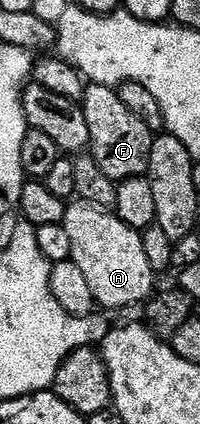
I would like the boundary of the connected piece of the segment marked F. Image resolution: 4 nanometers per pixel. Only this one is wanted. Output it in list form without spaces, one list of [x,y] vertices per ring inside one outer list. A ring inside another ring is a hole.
[[[90,83],[80,102],[84,121],[88,121],[88,151],[94,156],[96,165],[100,165],[106,176],[115,181],[146,175],[155,136],[148,129],[148,125],[144,125],[144,121],[140,121],[136,113],[131,113],[124,101],[120,101],[117,90],[99,83]]]

